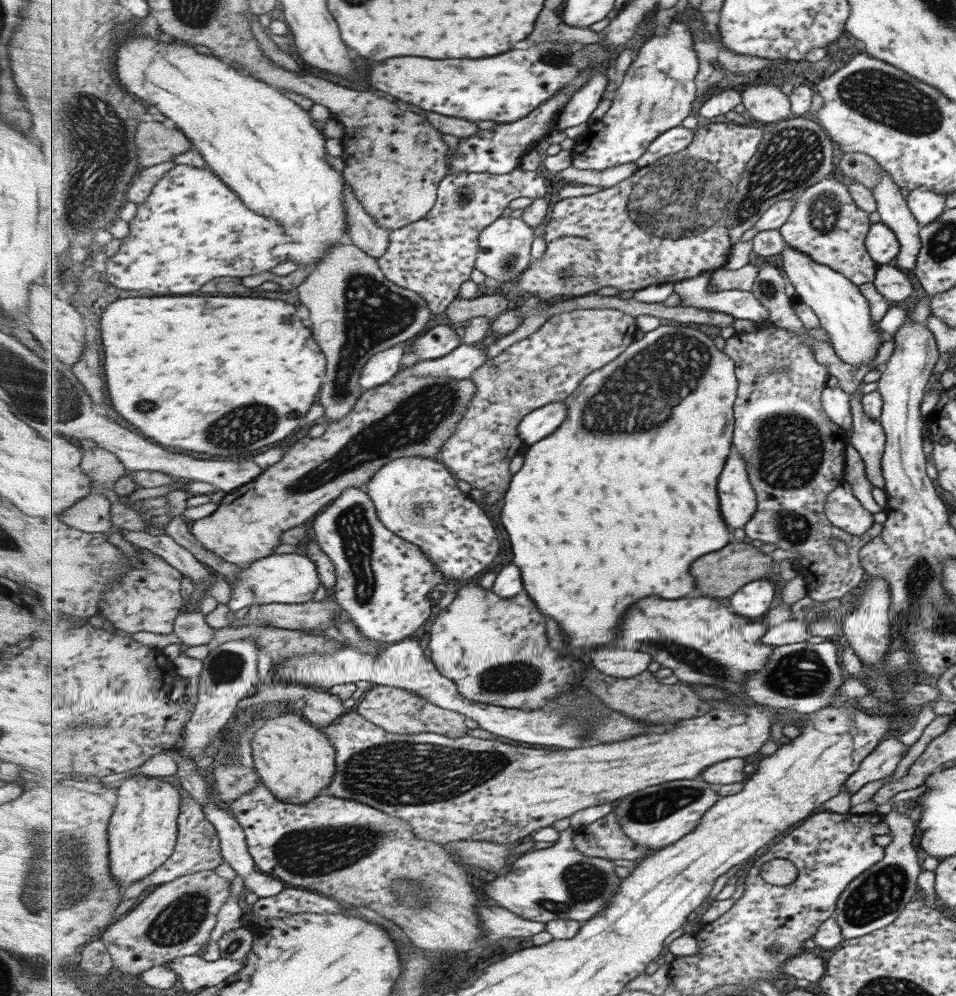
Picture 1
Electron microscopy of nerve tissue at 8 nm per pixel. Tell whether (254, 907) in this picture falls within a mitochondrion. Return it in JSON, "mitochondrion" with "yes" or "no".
{"mitochondrion":"no"}

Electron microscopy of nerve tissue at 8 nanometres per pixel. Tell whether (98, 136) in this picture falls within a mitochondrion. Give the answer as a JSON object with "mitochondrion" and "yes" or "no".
{"mitochondrion":"yes"}

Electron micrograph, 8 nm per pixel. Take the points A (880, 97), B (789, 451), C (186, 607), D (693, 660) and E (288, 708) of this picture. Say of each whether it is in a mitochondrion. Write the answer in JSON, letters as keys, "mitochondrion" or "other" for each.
{"A":"mitochondrion","B":"mitochondrion","C":"other","D":"mitochondrion","E":"other"}

